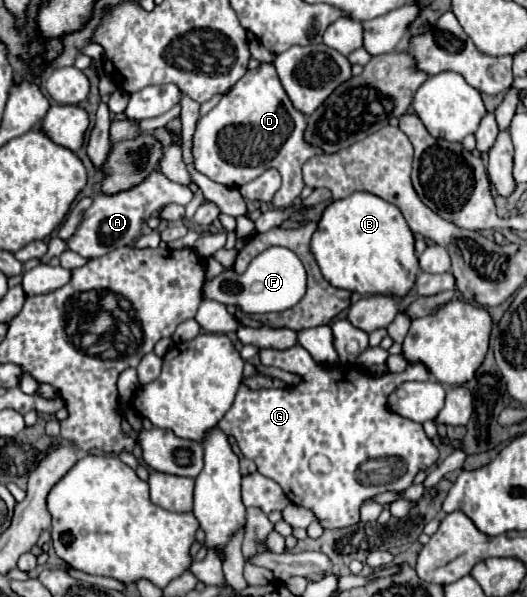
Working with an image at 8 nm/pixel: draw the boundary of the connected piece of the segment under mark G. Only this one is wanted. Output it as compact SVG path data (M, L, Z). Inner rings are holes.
M294 345L292 349L286 349L286 351L263 349L259 352L259 358L260 362L265 366L286 369L288 372L300 375L302 383L298 383L298 385L292 387L292 389L258 389L258 391L254 391L254 389L250 389L250 387L246 387L246 385L240 385L240 389L238 389L238 393L236 393L236 399L234 399L234 403L232 403L232 407L230 407L230 411L220 419L218 427L220 427L224 433L228 433L228 435L232 435L232 437L236 439L236 443L238 443L242 455L248 457L248 459L252 459L252 461L256 463L258 473L262 473L262 475L268 477L268 479L274 479L274 481L284 489L286 497L288 497L294 505L302 505L302 507L310 509L310 511L316 515L318 523L320 523L324 529L342 529L342 527L358 525L358 523L360 523L360 507L362 507L366 501L370 501L372 497L376 497L376 495L380 495L380 493L386 493L386 491L404 491L404 489L408 489L408 487L412 485L412 481L414 481L414 477L416 477L418 471L426 471L428 467L432 467L432 465L438 461L438 449L436 449L434 443L426 437L422 425L420 425L420 423L414 423L414 421L410 421L410 419L404 419L404 417L392 413L386 405L382 405L382 401L386 401L386 397L396 389L396 385L400 385L400 383L404 383L404 381L428 381L428 379L430 379L430 373L428 373L428 369L426 369L424 365L420 365L420 363L410 363L404 373L386 373L384 377L374 377L372 373L362 371L358 365L348 365L348 367L346 367L346 365L338 365L338 367L330 367L330 369L328 369L328 367L320 367L320 365L314 363L314 359L310 357L310 353L308 353L304 347L300 347L300 345ZM322 457L324 457L328 463L320 463Z

